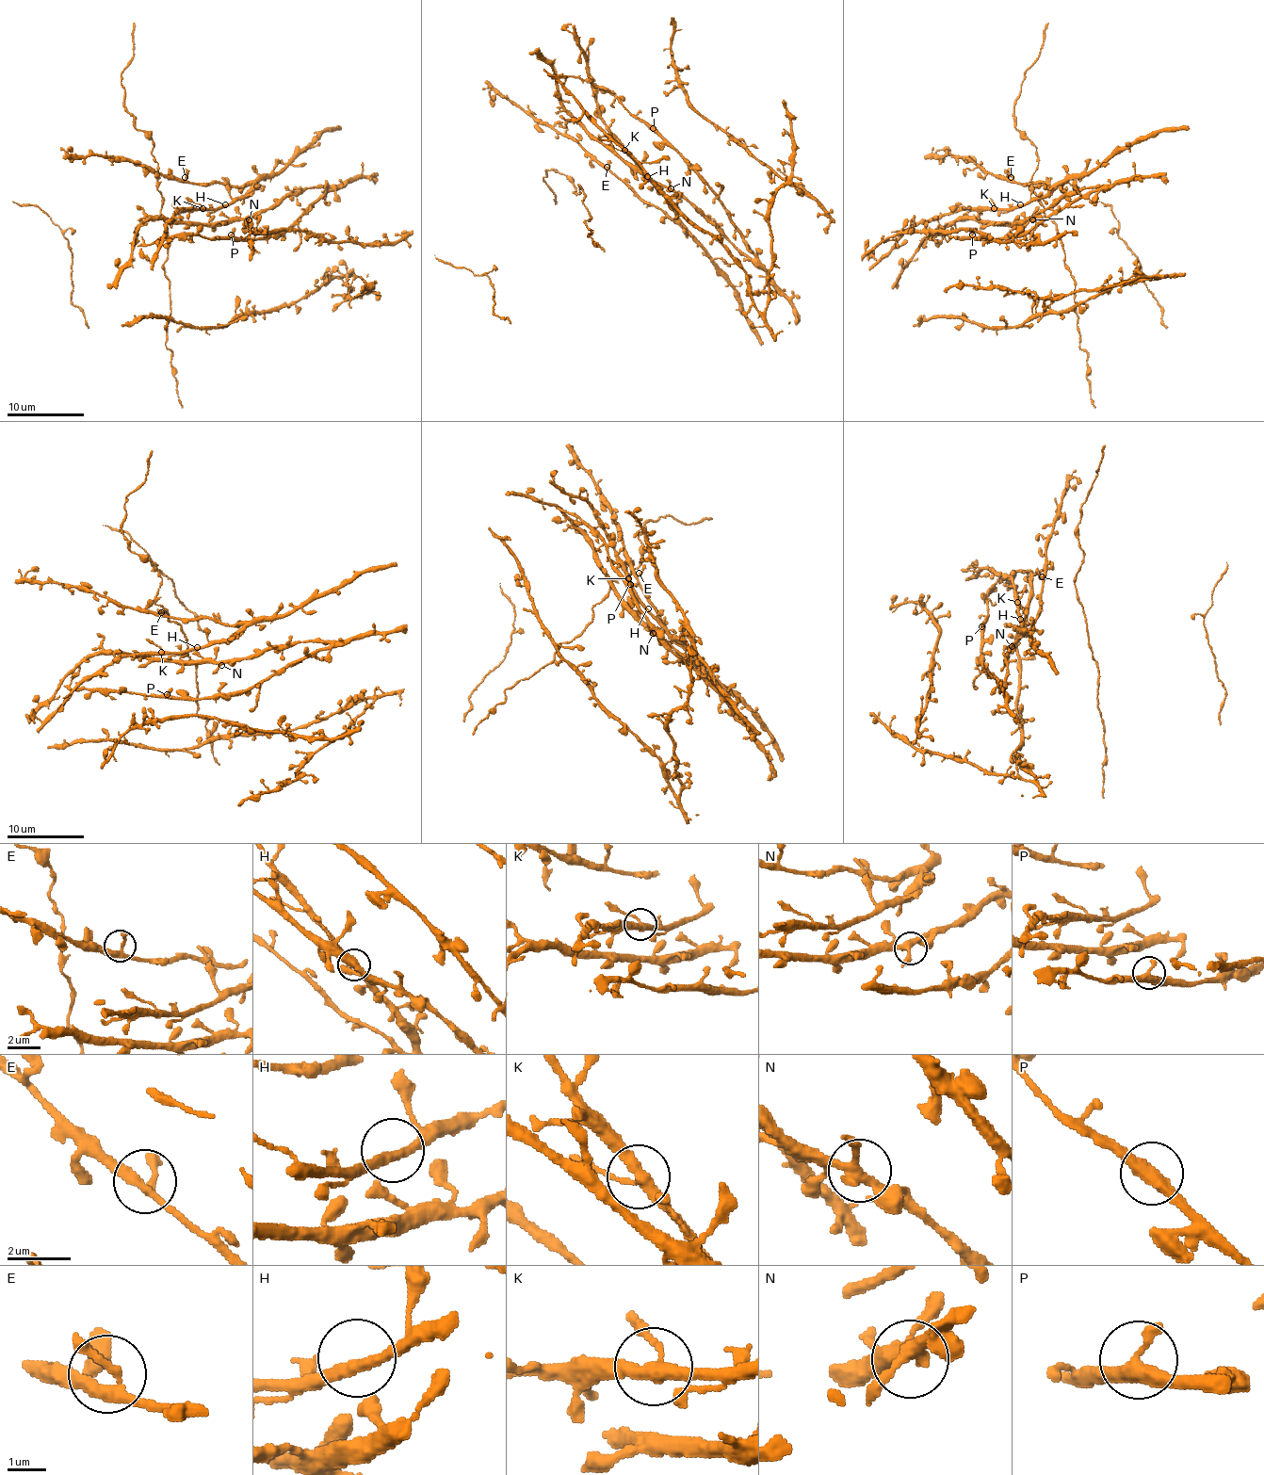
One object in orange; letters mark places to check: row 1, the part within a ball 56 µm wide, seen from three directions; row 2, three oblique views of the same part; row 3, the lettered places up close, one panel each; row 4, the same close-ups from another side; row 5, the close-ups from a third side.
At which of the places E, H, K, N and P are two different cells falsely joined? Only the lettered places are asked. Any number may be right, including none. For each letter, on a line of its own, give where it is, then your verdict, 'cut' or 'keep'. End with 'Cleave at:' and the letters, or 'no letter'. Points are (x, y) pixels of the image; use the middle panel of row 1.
E: (607, 167) | keep
H: (647, 176) | keep
K: (624, 150) | keep
N: (671, 188) | keep
P: (653, 128) | keep
Cleave at: no letter

